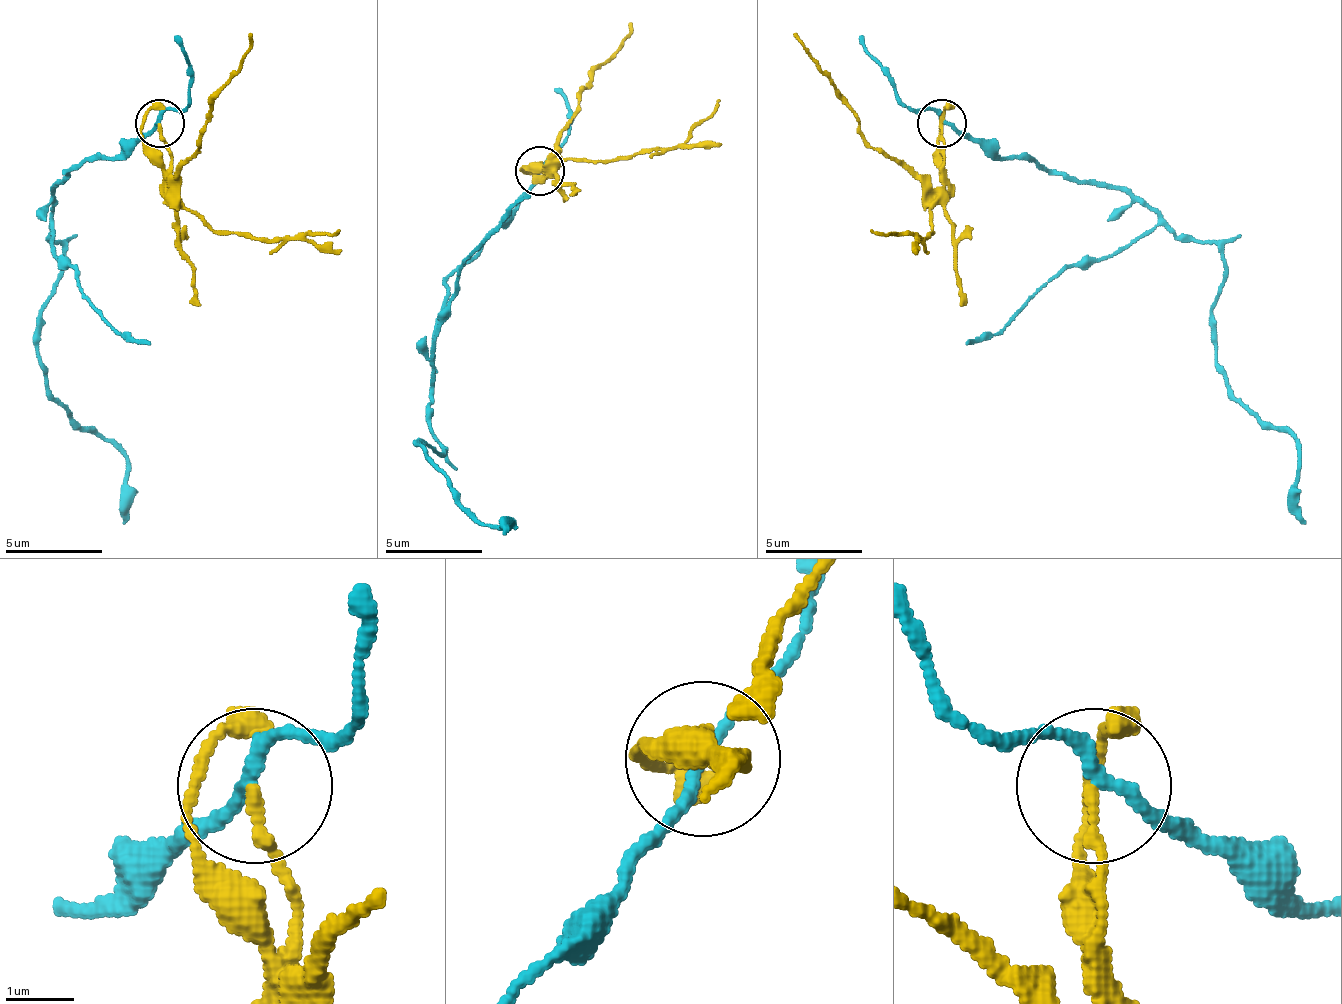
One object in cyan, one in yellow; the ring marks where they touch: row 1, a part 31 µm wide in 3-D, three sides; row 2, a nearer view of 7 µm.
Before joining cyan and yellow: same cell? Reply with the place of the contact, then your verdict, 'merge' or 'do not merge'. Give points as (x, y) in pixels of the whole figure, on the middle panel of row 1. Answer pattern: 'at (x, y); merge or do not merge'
at (540, 171); do not merge

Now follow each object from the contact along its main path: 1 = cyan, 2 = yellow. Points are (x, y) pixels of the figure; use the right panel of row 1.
1: (940, 124), (1003, 158), (1134, 192), (1178, 236), (1222, 255), (1217, 362), (1299, 454), (1304, 522)
2: (940, 124), (940, 163), (906, 173), (868, 144), (848, 100), (814, 66), (795, 32)

